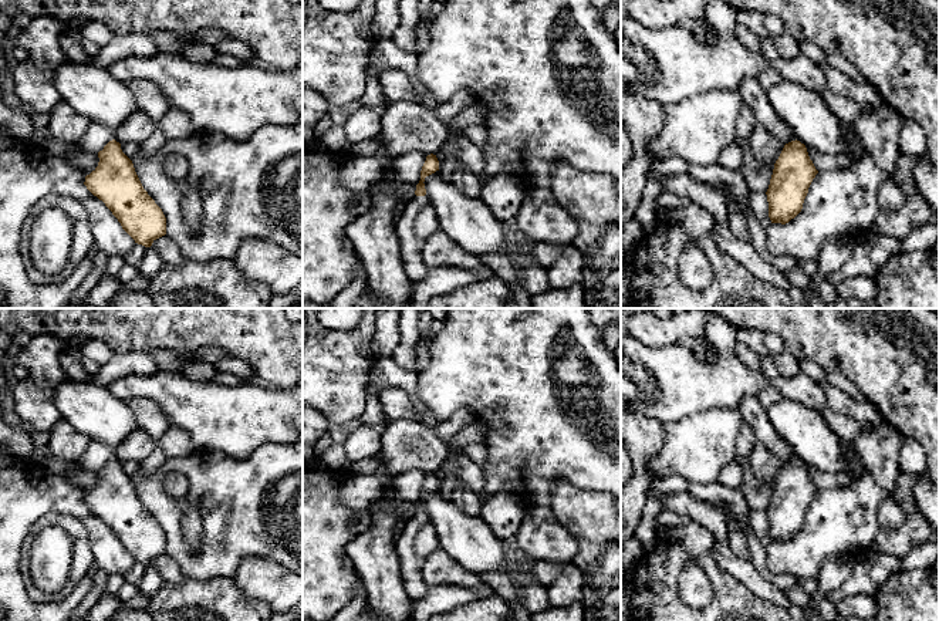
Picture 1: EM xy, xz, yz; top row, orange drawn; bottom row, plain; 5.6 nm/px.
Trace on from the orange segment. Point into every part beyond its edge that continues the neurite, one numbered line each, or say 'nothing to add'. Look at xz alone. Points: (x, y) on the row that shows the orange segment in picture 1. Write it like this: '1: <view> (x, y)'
1: xz (418, 220)

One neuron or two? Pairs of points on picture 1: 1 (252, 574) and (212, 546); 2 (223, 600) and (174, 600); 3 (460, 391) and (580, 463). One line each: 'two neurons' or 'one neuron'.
1: two neurons
2: one neuron
3: one neuron

